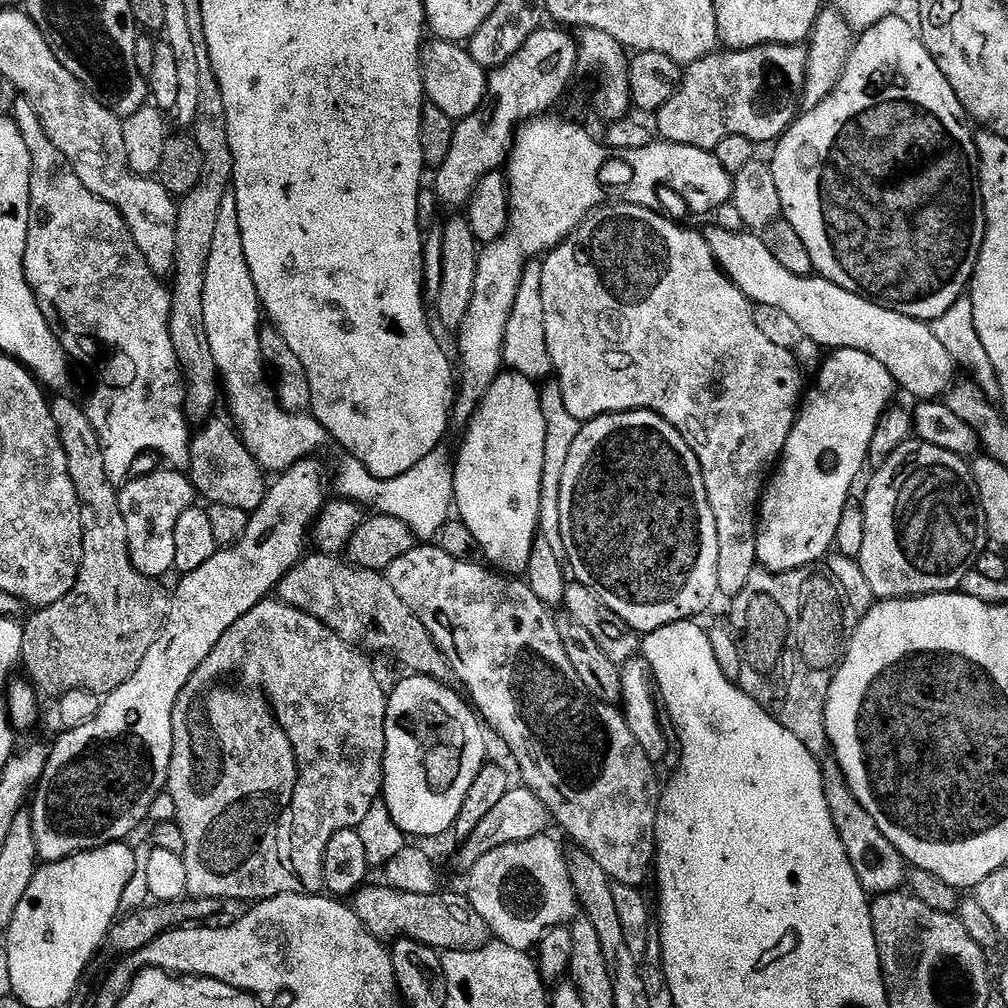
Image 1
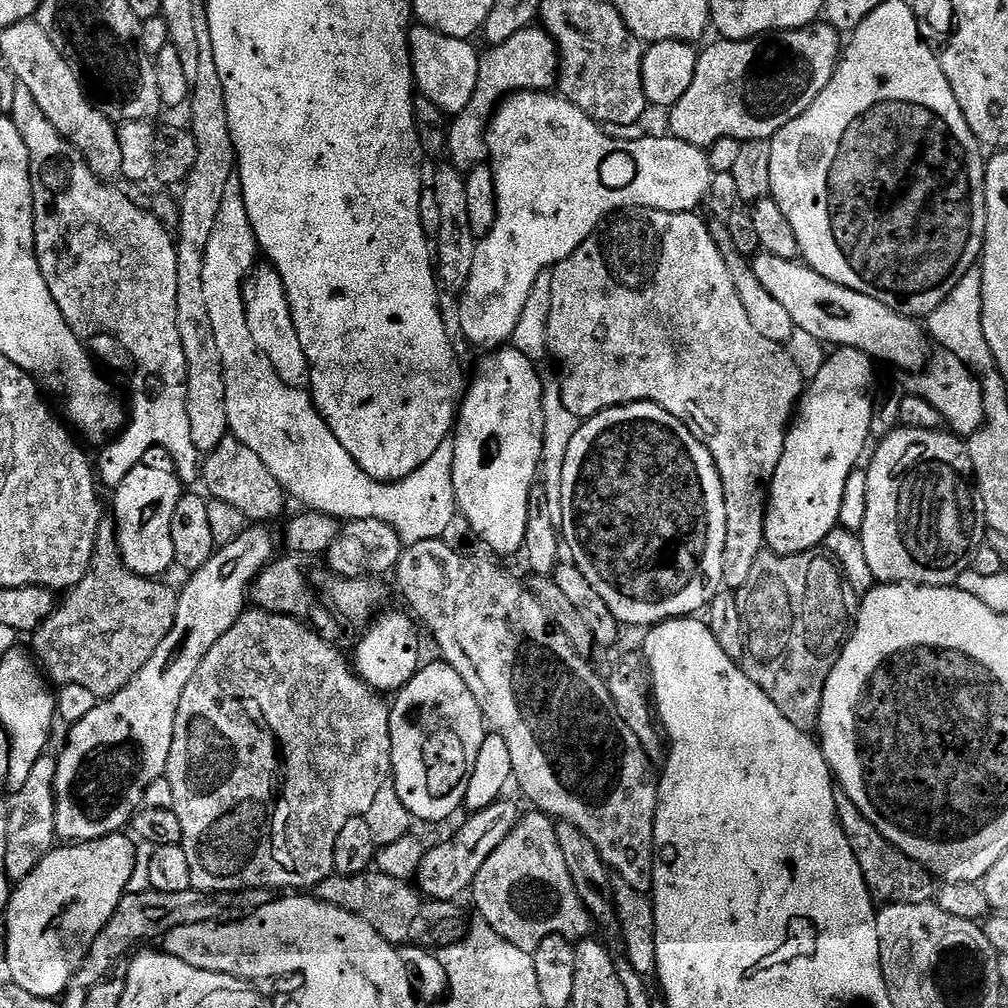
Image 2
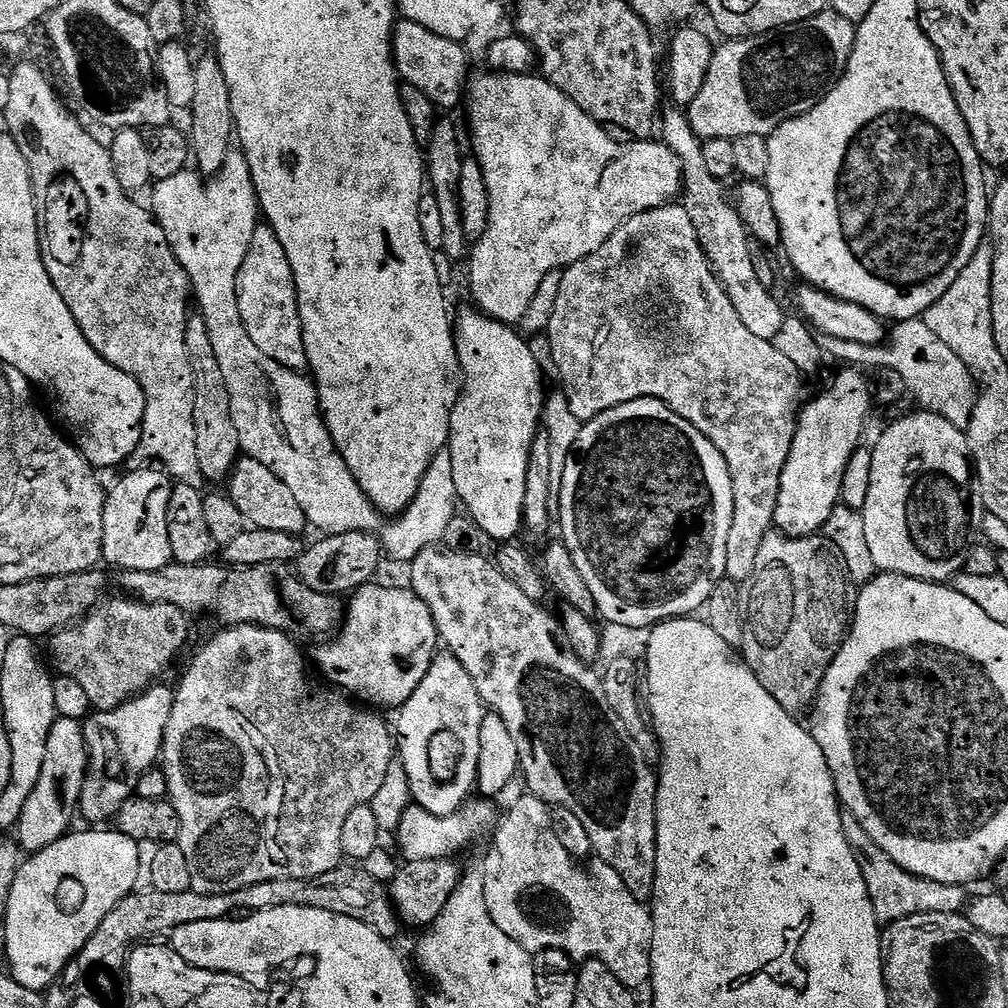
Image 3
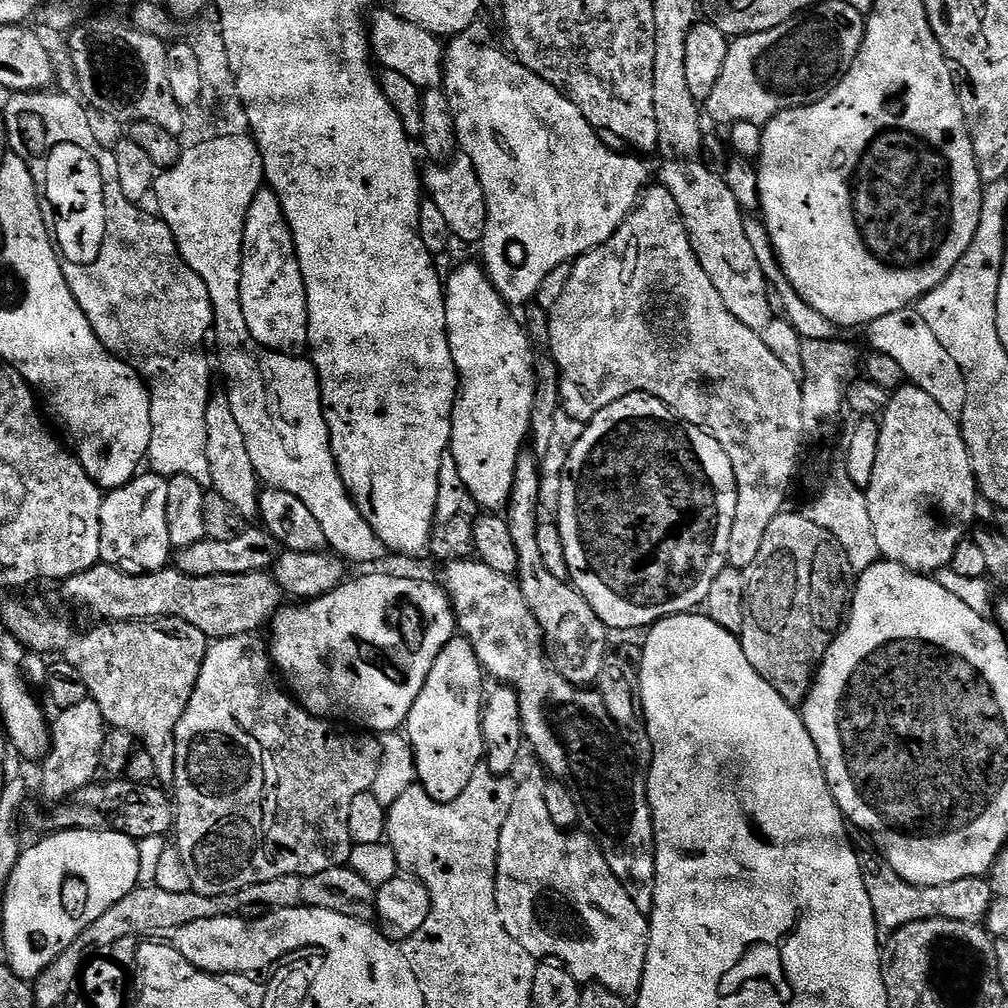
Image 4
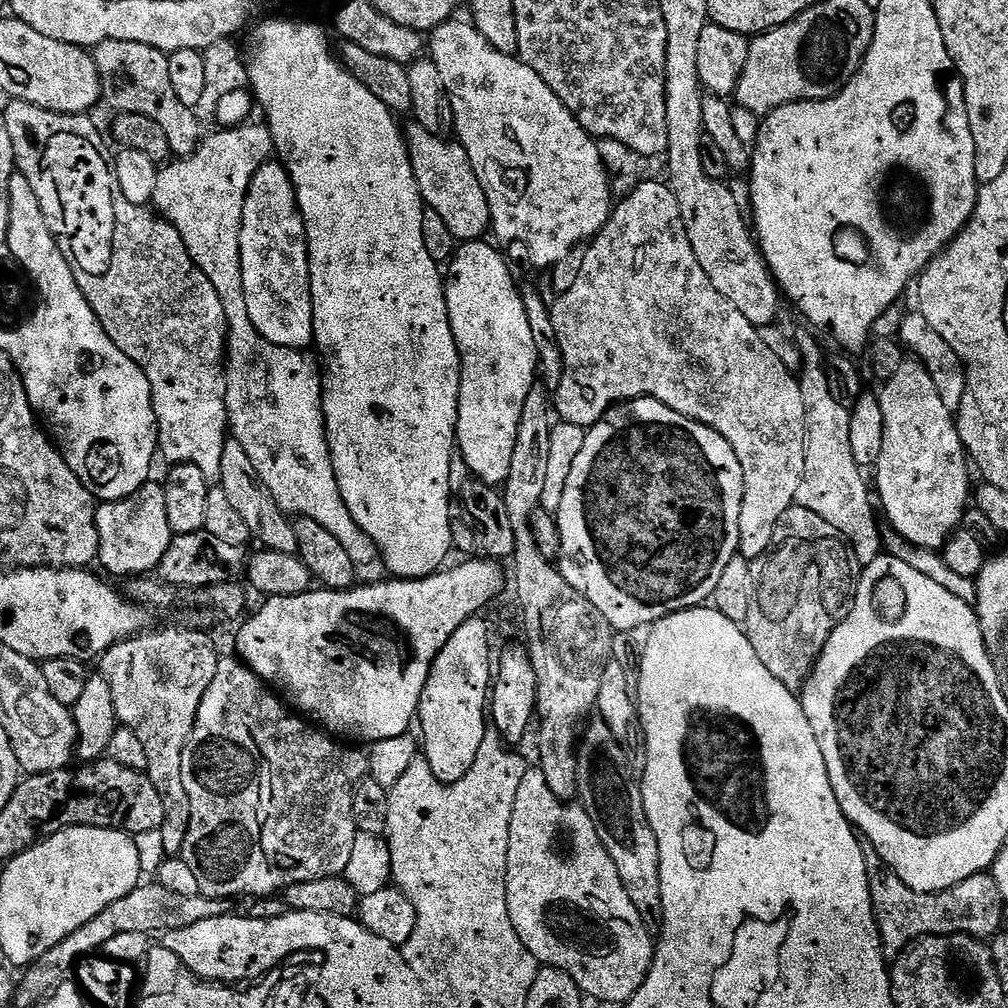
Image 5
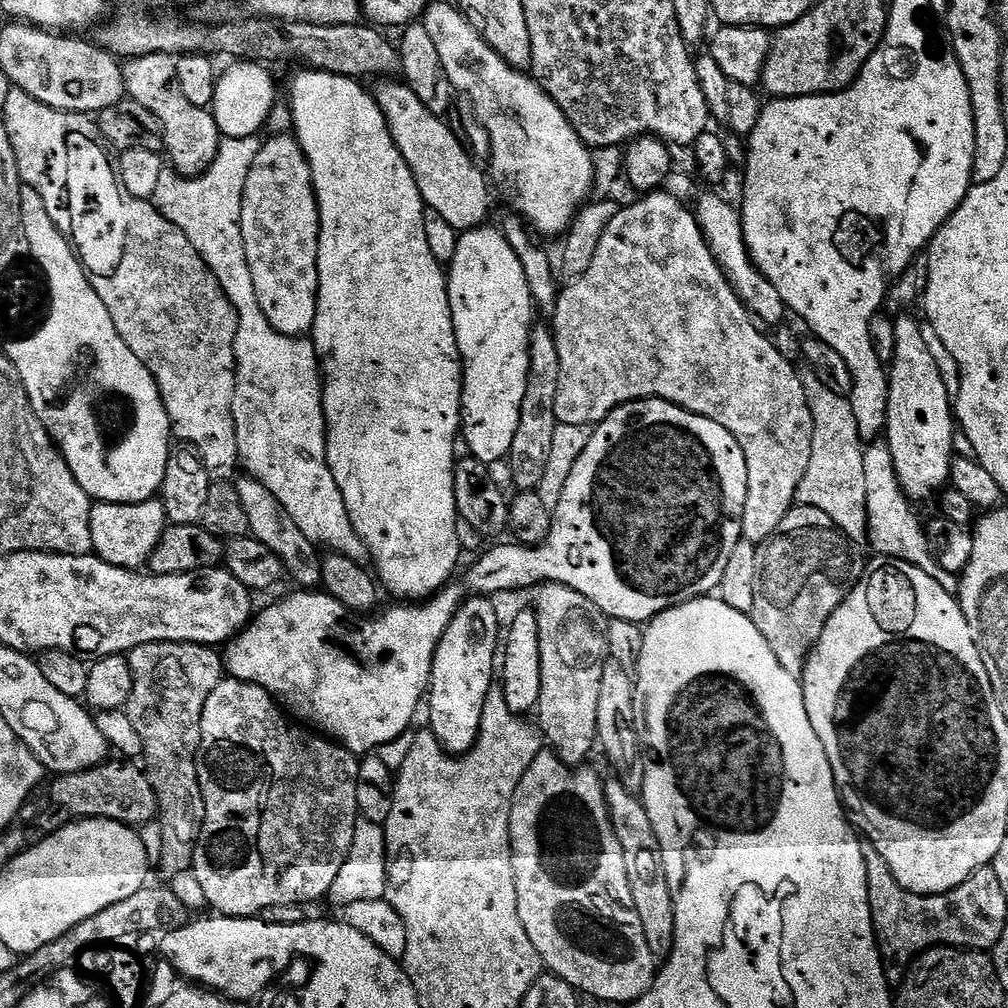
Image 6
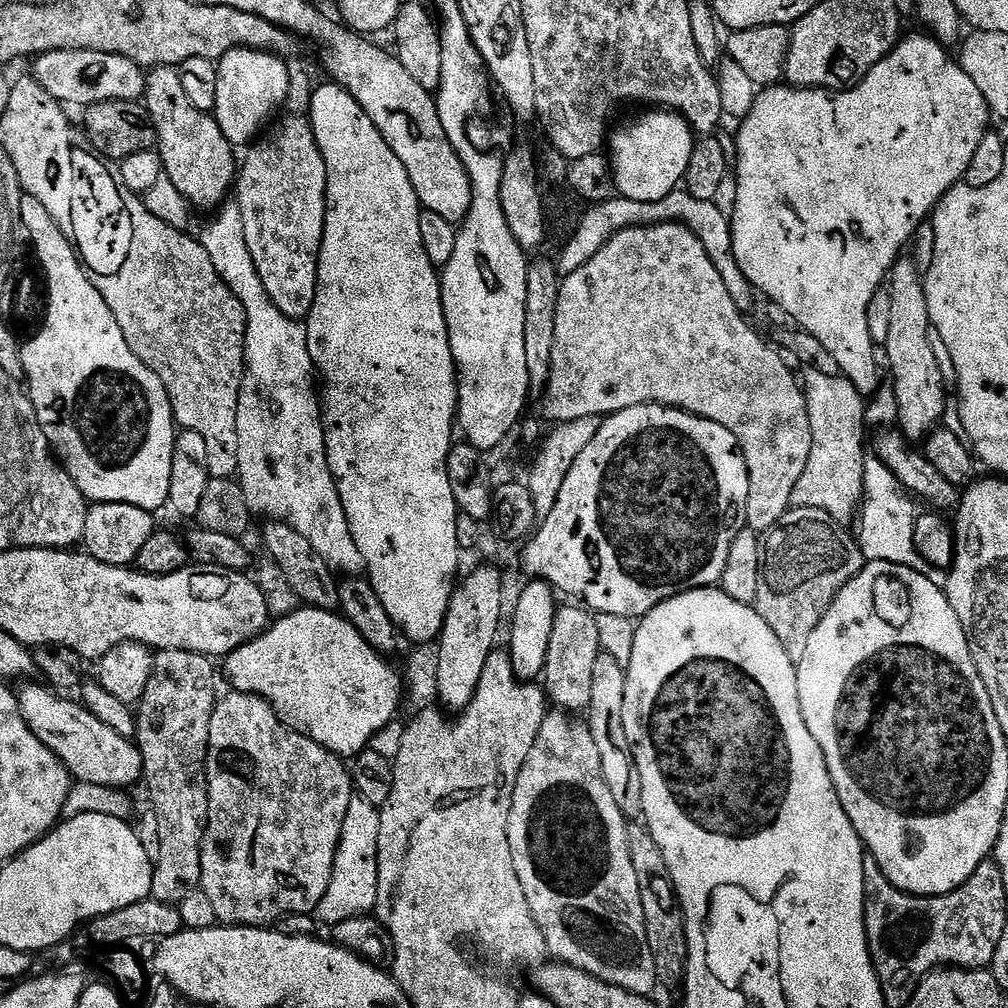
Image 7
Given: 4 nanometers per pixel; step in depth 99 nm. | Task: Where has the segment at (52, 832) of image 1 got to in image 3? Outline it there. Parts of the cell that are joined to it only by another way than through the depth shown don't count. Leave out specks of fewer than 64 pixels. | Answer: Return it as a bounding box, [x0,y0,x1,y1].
[78,686,176,826]

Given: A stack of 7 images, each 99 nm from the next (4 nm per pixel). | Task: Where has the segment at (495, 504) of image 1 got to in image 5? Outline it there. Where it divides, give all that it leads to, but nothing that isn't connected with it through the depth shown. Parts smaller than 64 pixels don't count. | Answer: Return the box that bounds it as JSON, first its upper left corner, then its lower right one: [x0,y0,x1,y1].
[444,238,538,486]

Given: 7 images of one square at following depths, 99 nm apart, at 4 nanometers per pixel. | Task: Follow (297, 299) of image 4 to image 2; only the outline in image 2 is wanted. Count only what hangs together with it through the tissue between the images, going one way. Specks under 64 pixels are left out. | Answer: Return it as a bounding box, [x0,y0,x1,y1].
[244,266,309,390]

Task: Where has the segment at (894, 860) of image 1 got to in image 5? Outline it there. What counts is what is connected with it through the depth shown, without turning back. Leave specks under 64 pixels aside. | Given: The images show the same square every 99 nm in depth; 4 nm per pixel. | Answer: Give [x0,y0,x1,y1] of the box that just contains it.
[865,847,1006,958]

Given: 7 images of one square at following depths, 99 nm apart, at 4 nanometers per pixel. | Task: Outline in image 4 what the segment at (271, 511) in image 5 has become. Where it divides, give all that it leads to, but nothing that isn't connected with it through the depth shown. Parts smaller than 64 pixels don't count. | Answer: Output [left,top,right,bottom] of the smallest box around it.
[206,394,262,522]

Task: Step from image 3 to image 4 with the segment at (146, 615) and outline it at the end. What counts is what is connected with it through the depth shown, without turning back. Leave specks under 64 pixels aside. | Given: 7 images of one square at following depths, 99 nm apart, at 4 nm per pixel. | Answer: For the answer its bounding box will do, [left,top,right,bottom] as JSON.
[66,616,209,786]

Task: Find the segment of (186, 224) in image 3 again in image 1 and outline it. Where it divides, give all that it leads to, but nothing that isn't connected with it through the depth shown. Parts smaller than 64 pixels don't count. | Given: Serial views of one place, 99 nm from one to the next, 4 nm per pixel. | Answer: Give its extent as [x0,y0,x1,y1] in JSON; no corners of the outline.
[206,194,454,541]

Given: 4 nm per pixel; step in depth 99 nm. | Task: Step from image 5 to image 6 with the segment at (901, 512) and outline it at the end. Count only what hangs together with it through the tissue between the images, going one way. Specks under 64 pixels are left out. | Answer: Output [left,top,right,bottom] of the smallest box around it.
[886,314,954,502]

